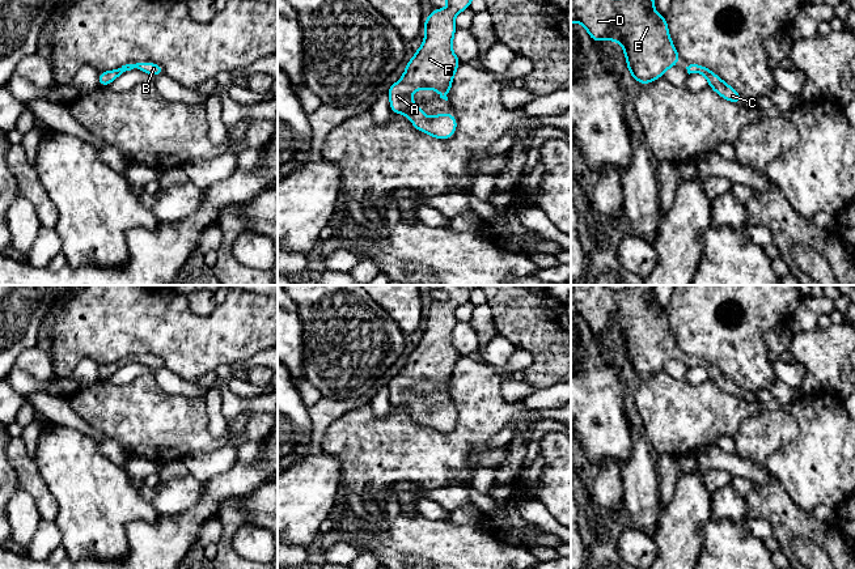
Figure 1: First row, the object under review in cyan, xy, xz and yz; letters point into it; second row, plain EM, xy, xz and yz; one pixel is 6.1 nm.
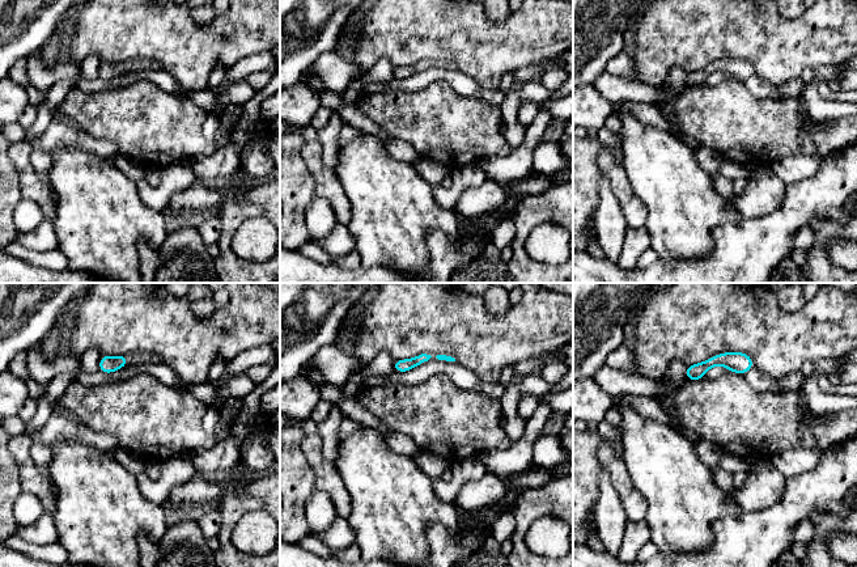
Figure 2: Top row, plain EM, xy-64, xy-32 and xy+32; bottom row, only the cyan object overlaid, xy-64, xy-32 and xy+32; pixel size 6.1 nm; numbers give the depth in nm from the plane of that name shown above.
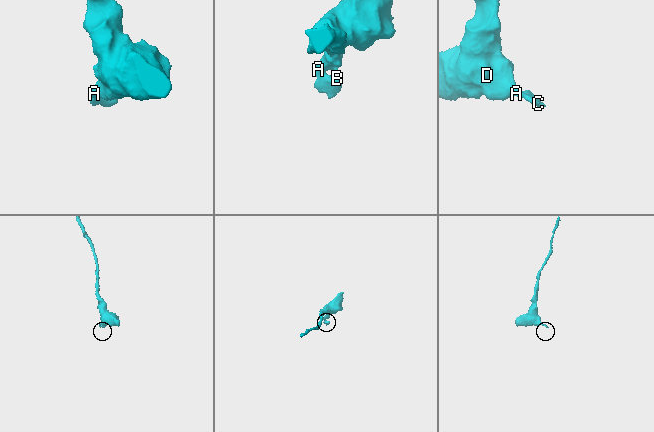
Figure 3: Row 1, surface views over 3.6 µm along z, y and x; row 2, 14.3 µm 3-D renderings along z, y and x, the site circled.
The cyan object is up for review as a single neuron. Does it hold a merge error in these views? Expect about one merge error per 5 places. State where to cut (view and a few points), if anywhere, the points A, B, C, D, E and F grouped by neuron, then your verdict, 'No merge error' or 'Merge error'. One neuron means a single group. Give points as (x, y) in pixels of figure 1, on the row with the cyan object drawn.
No split. Groups: A B C D E F. No merge error

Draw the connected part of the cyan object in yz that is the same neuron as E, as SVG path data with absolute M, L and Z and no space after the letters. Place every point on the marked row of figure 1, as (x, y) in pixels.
M571 0L571 24L580 22L596 42L610 39L625 50L628 72L646 85L680 61L668 34L668 21L653 8L653 0Z

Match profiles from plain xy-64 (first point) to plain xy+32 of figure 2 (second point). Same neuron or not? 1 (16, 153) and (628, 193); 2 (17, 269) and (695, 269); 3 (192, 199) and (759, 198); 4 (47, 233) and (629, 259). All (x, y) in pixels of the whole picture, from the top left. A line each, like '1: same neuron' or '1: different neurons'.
1: same neuron
2: same neuron
3: same neuron
4: same neuron

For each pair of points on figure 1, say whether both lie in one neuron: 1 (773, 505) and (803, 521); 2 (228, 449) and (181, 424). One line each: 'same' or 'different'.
1: same
2: different

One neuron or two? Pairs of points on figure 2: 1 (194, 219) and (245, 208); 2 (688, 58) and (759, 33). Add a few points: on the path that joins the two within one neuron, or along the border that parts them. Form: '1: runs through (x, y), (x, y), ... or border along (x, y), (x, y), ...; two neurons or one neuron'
1: border along (217, 214), (220, 221), (219, 241); two neurons
2: runs through (705, 41), (713, 33), (742, 33); one neuron

